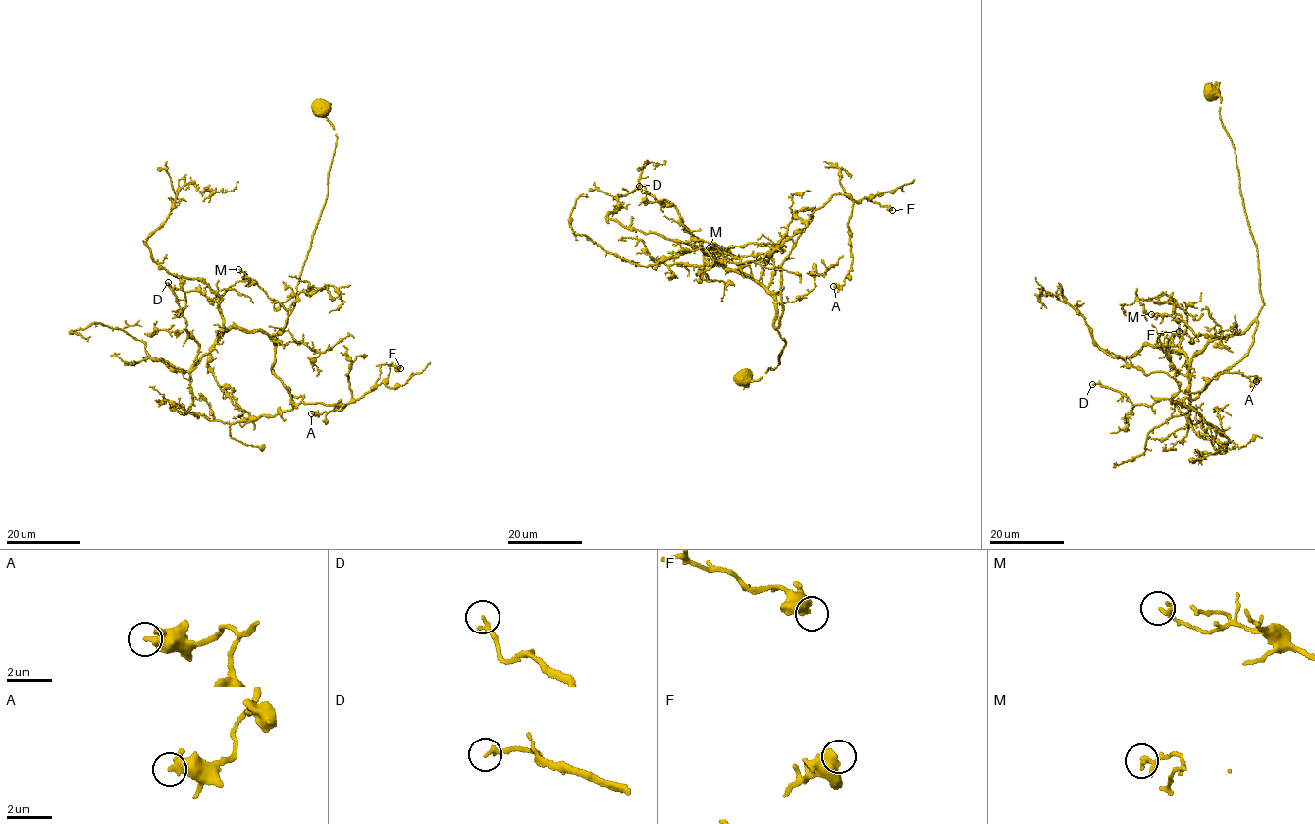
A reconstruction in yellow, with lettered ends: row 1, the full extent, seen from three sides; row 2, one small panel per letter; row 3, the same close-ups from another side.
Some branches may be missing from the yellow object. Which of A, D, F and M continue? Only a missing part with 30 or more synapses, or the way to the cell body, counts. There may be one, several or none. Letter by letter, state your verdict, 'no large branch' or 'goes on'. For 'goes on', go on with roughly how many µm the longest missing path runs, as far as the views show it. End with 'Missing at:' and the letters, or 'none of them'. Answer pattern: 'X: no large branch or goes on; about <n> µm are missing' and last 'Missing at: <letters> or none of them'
A: no large branch
D: no large branch
F: no large branch
M: no large branch
Missing at: none of them

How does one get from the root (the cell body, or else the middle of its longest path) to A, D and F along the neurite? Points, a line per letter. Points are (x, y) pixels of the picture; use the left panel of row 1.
A: (321, 109), (337, 136), (328, 196), (295, 305), (275, 334), (272, 368), (302, 402), (345, 405), (311, 413)
D: (321, 109), (337, 136), (328, 196), (276, 342), (230, 327), (194, 364), (199, 347), (168, 282)
F: (321, 109), (337, 136), (328, 196), (272, 369), (302, 402), (343, 406), (375, 385), (381, 365), (400, 368)

